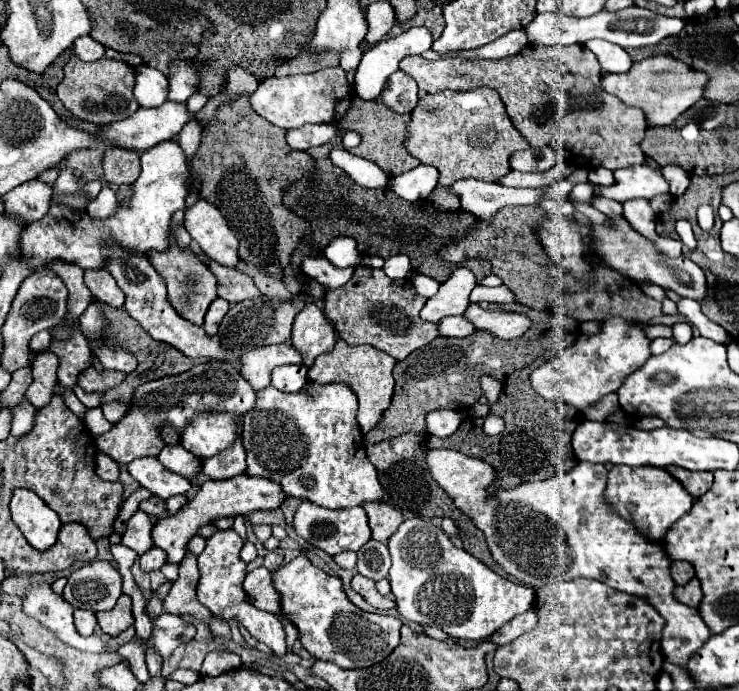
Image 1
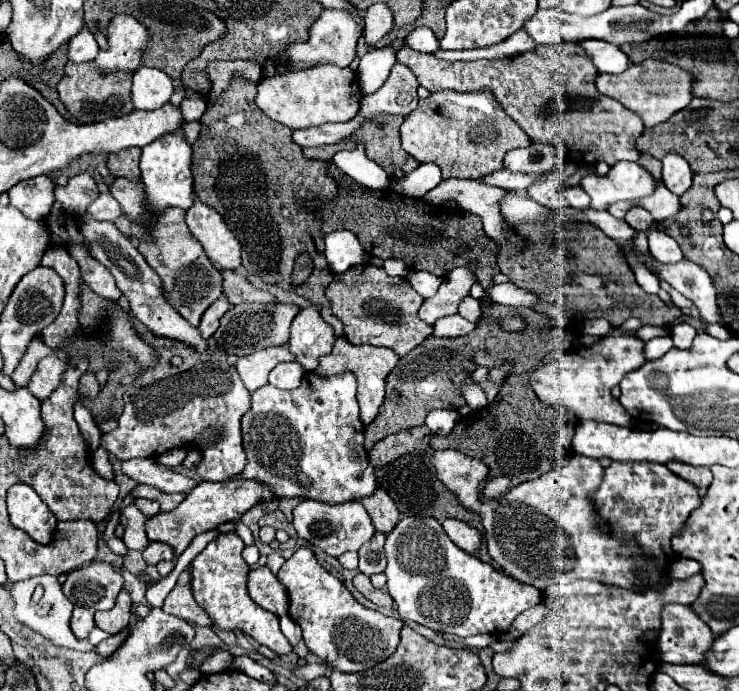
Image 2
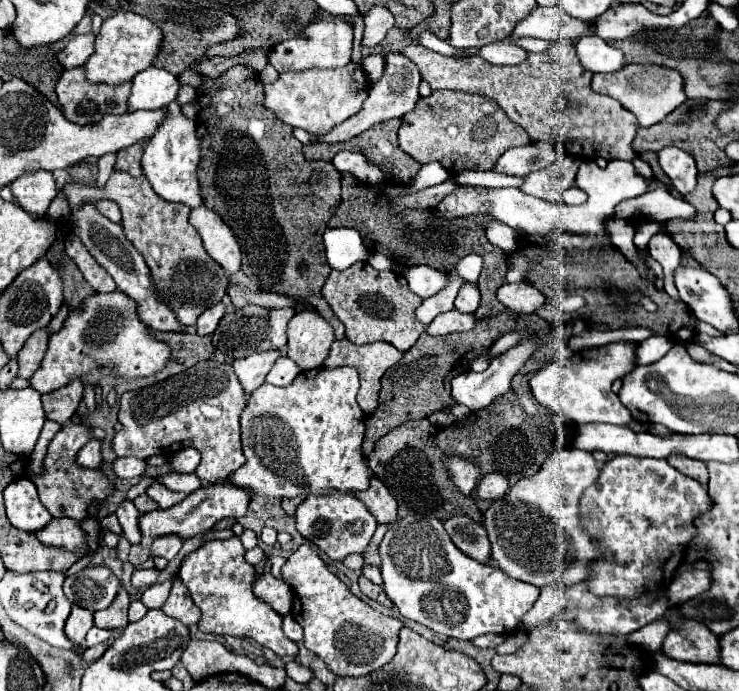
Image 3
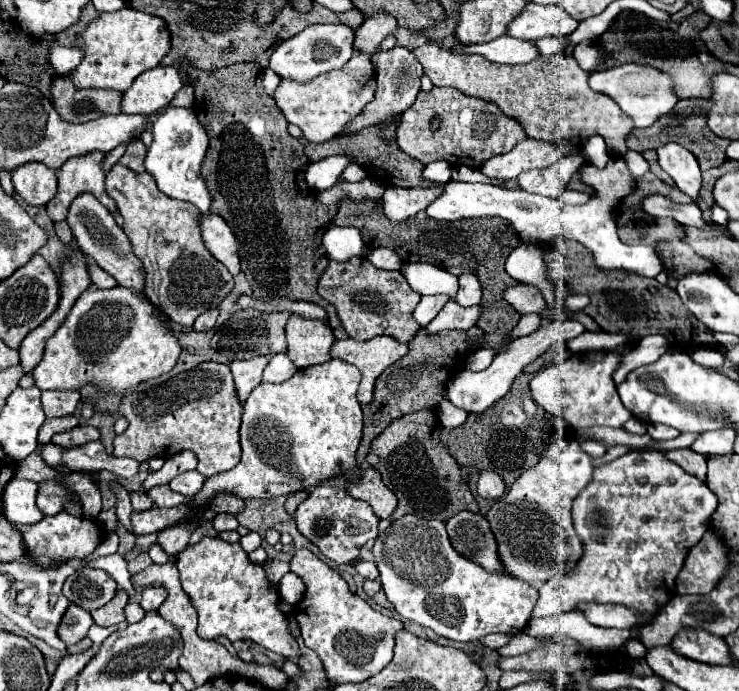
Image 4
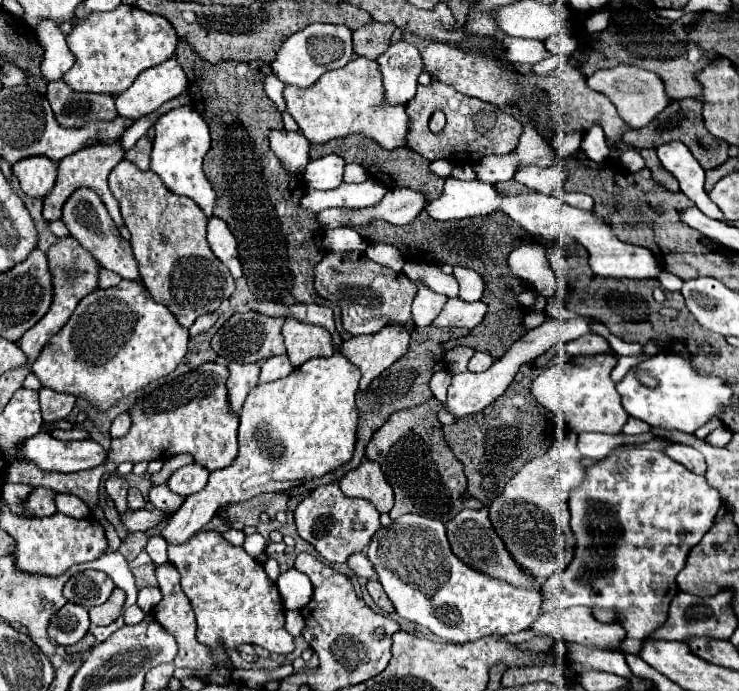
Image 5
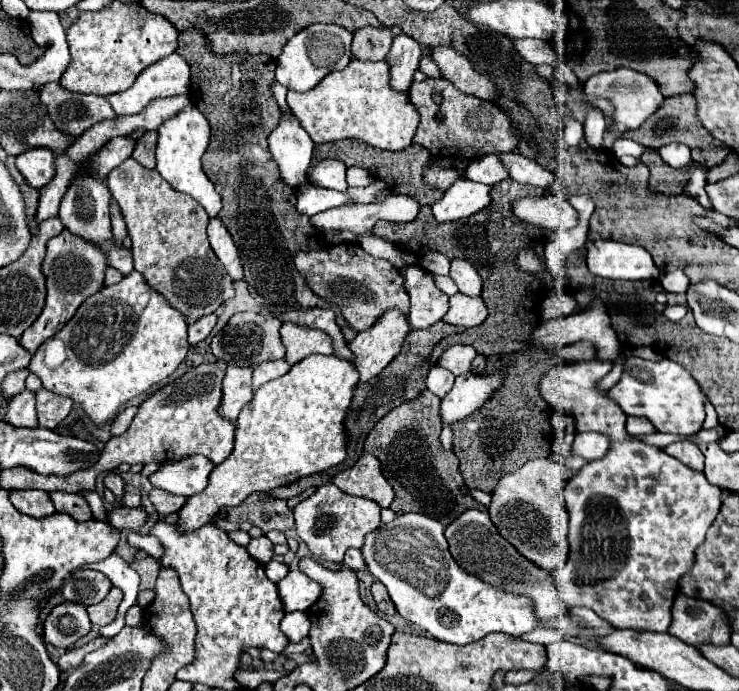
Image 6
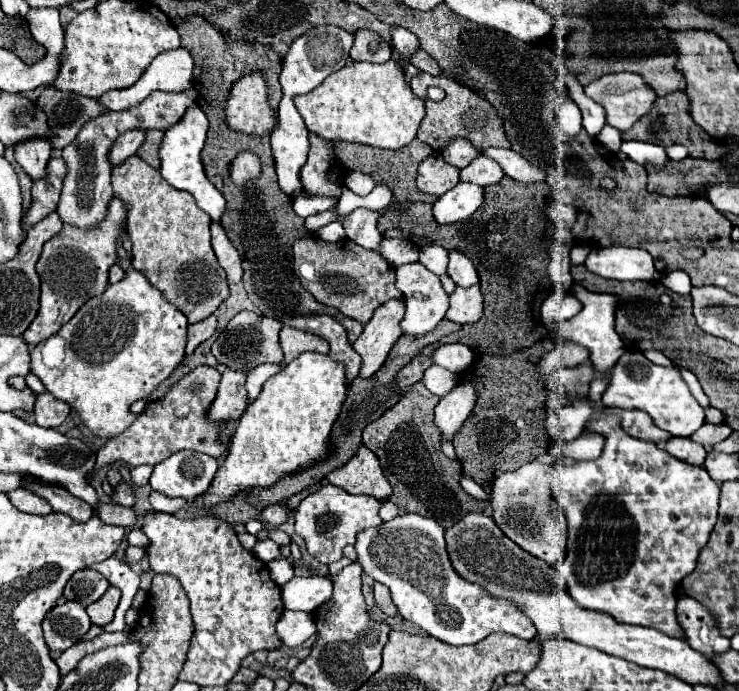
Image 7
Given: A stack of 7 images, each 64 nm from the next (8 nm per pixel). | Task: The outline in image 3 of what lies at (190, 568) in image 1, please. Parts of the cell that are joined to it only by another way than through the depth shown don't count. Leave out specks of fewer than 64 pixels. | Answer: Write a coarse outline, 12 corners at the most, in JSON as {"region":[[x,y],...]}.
{"region":[[180,578],[172,580],[172,590],[164,606],[166,616],[198,624],[200,610],[192,602]]}

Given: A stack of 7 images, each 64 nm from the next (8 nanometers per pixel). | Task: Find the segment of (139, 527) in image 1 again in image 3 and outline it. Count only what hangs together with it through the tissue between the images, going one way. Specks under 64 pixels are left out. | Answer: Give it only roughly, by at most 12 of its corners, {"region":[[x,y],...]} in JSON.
{"region":[[130,500],[118,506],[120,526],[132,544],[138,544],[138,510]]}

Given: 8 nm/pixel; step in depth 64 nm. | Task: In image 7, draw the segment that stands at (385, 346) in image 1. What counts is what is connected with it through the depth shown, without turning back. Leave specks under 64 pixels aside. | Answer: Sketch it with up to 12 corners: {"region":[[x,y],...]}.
{"region":[[300,238],[300,284],[366,324],[390,298],[394,268],[352,240]]}

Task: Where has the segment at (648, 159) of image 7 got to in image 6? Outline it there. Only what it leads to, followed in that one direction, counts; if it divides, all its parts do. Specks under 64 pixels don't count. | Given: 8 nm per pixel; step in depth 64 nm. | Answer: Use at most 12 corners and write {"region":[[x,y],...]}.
{"region":[[618,138],[612,146],[616,156],[634,156],[640,160],[646,152],[654,152],[648,146]]}

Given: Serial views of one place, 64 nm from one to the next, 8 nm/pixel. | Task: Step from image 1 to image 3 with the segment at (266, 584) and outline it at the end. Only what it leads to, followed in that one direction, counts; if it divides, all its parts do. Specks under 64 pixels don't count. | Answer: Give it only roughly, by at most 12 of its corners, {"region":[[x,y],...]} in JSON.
{"region":[[268,572],[256,582],[256,596],[278,614],[292,614],[294,594]]}

